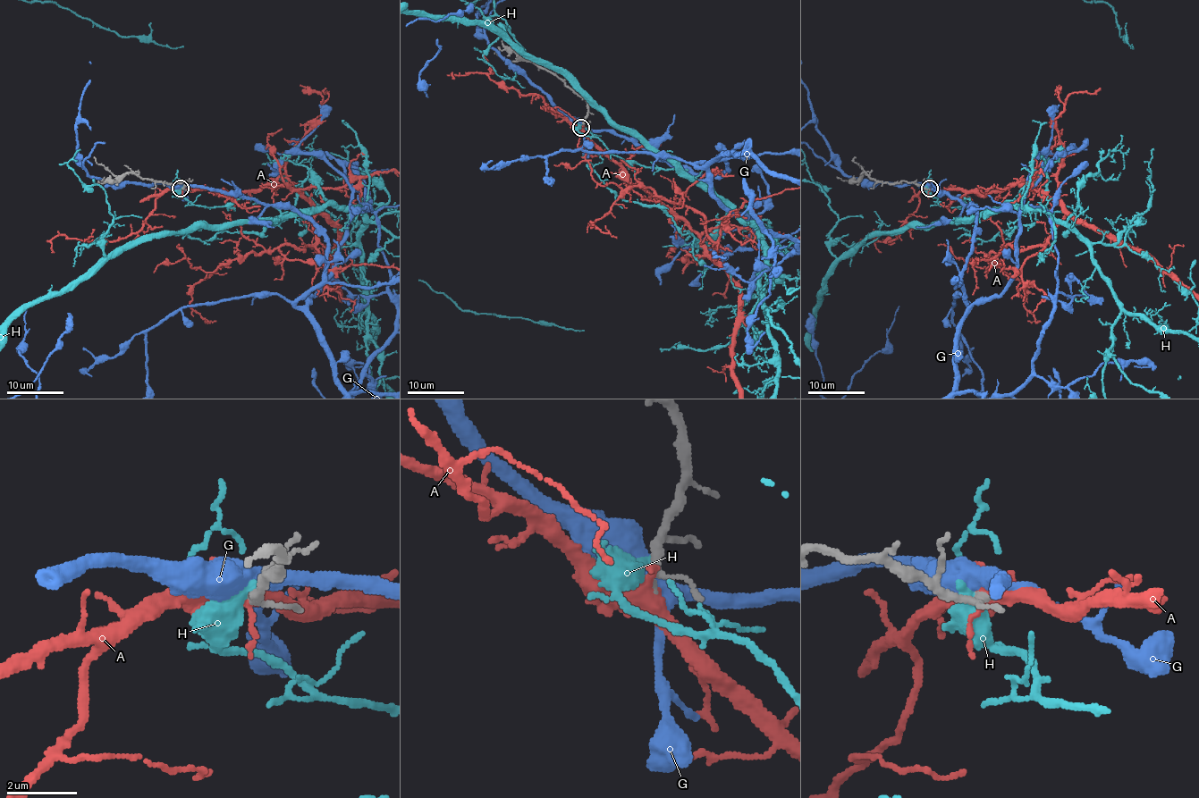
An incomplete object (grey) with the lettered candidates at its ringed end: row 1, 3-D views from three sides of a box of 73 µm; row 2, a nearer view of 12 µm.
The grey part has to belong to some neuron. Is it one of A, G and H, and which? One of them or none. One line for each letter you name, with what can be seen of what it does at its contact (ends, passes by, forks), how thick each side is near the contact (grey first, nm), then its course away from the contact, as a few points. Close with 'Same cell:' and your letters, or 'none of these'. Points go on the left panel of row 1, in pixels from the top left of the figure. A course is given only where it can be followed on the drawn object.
A: It forks there. Thickness 200 nm (grey) against 440 nm
Same cell: A

